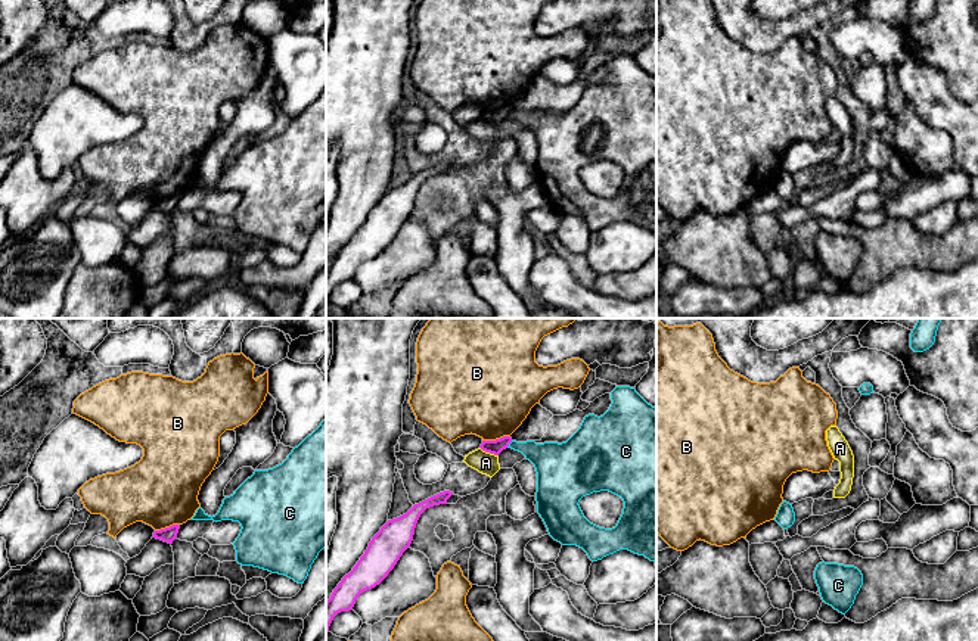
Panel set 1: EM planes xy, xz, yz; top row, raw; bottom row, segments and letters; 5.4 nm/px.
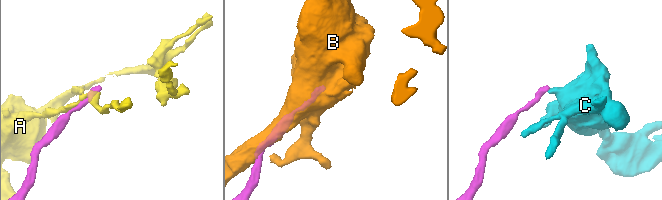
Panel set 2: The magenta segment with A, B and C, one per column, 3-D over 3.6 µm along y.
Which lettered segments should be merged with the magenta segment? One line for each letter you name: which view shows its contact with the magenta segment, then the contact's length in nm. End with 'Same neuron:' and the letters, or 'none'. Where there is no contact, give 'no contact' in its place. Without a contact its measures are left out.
Same neuron: none

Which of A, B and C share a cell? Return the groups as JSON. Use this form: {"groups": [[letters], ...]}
{"groups": [["A"], ["B"], ["C"]]}

